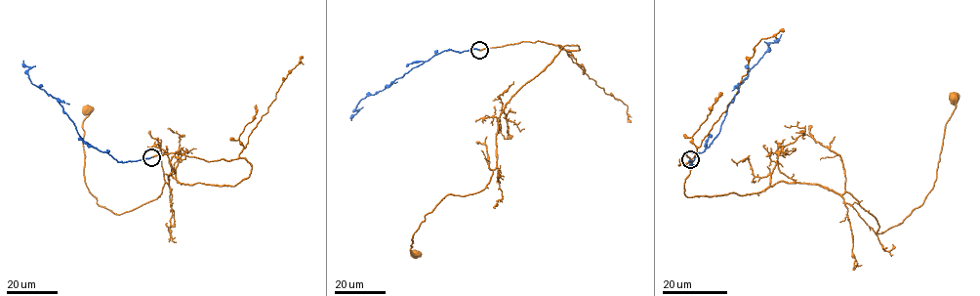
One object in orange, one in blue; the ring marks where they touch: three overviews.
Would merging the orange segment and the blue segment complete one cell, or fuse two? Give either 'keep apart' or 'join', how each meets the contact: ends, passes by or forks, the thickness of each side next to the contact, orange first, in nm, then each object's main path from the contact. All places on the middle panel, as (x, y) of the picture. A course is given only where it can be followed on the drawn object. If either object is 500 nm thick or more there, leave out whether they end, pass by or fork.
join; orange ends; blue ends; calibres 180 and 200 nm; course orange (479, 50), (541, 41), (580, 48), (565, 45), (507, 104), (490, 182), (447, 194), (426, 215), (415, 252); course blue (479, 50), (461, 52), (447, 50), (434, 56), (396, 79), (388, 87), (361, 100), (351, 120)

